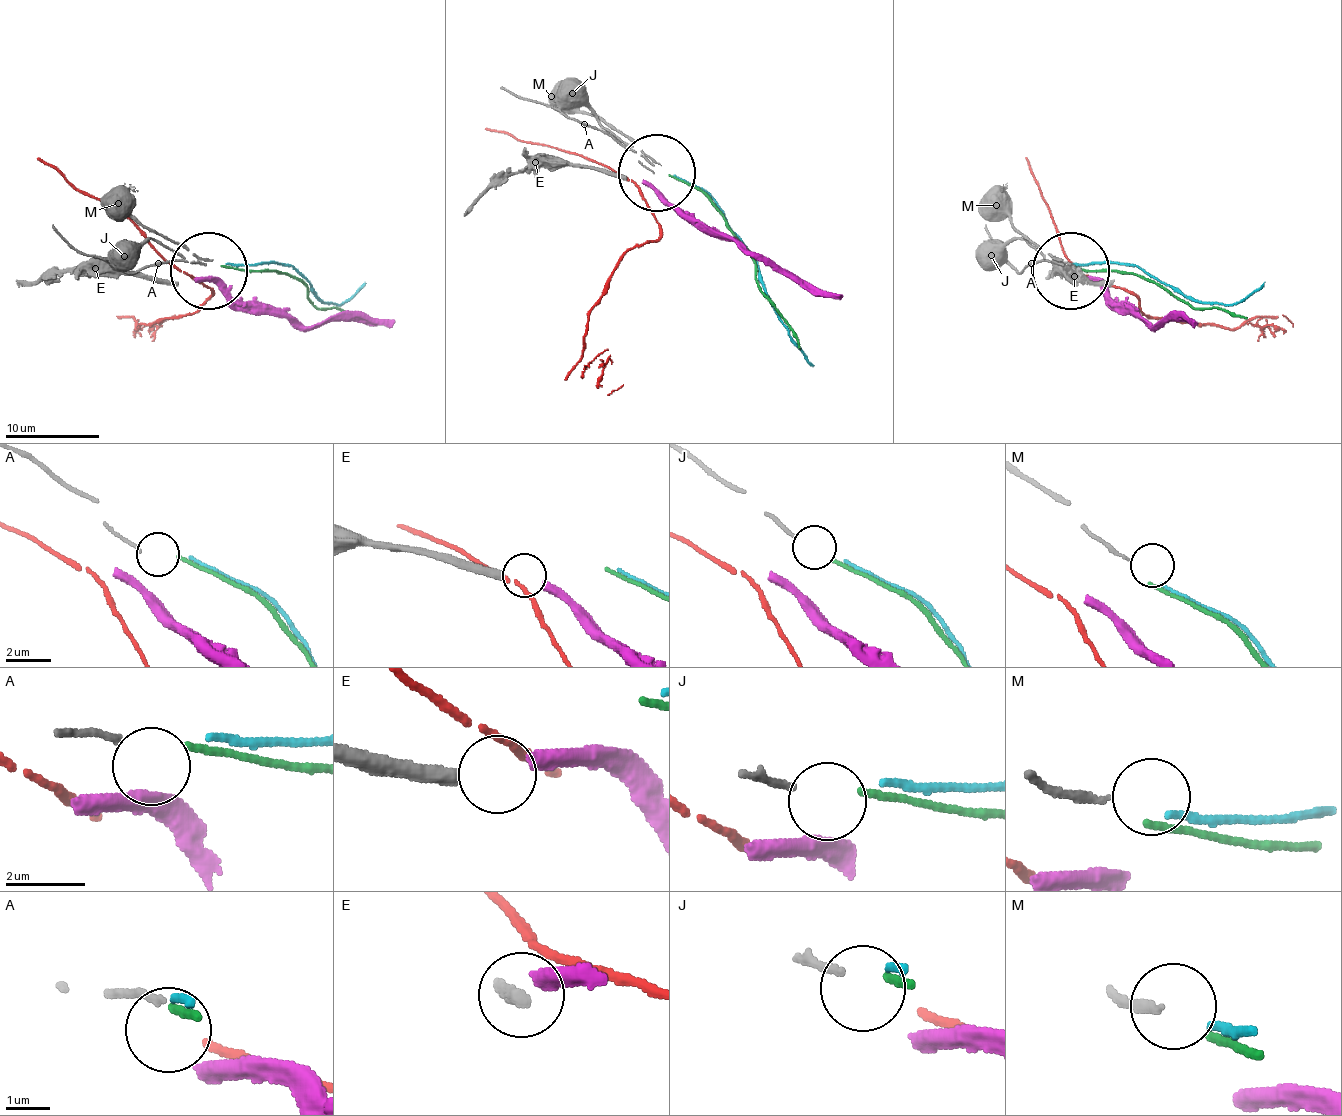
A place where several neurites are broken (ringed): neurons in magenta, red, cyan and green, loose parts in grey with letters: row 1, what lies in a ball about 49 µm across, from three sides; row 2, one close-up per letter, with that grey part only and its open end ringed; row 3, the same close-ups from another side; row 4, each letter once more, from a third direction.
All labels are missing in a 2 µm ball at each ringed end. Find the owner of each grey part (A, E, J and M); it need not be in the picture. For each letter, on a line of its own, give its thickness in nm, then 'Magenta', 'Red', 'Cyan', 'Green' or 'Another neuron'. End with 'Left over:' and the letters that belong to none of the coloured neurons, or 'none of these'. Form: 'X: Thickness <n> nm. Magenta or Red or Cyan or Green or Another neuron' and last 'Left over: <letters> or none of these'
A: Thickness 130 nm. Another neuron
E: Thickness 400 nm. Another neuron
J: Thickness 150 nm. Green
M: Thickness 170 nm. Cyan
Left over: A, E

